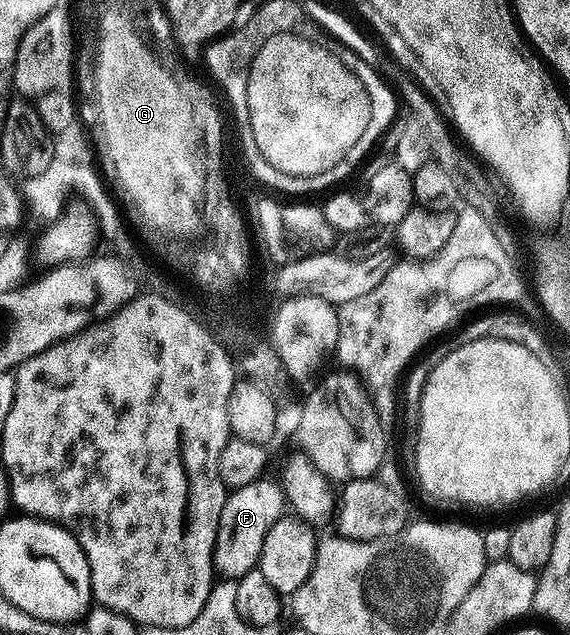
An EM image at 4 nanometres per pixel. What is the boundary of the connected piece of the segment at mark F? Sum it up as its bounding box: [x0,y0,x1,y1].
[213,480,286,580]

